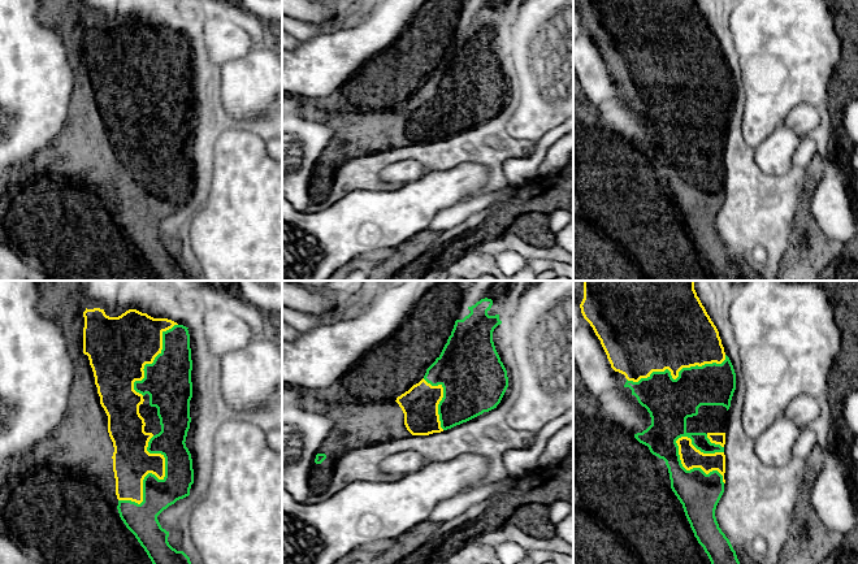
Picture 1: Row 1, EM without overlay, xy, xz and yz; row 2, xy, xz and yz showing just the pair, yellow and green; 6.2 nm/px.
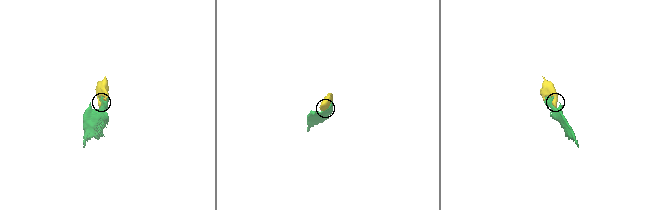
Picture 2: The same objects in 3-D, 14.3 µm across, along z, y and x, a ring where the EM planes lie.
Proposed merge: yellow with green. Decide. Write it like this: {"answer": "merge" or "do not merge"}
{"answer": "merge"}

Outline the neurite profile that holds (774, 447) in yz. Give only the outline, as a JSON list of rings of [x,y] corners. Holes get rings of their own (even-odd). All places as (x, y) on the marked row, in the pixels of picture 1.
[[[779,417],[757,439],[754,451],[770,467],[781,467],[793,457],[793,446],[801,429],[788,417]]]

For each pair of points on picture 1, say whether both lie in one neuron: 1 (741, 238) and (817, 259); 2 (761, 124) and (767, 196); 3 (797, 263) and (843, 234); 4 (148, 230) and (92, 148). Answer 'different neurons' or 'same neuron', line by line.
1: different neurons
2: different neurons
3: different neurons
4: same neuron

